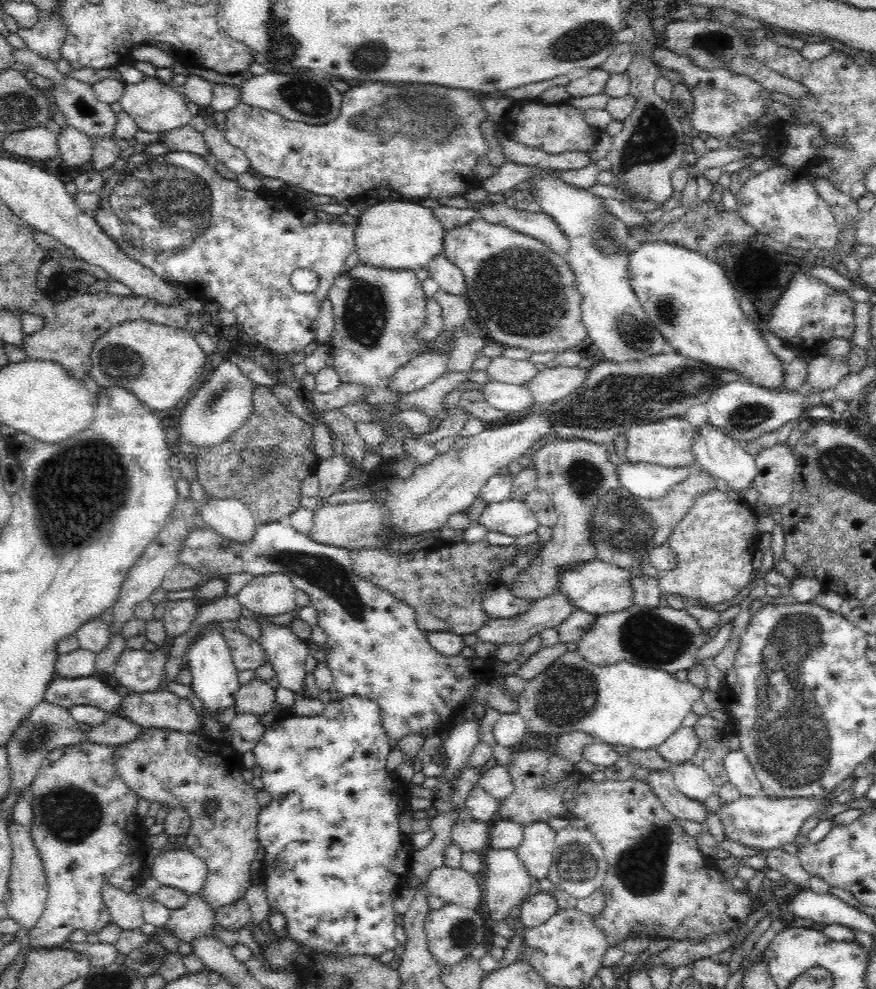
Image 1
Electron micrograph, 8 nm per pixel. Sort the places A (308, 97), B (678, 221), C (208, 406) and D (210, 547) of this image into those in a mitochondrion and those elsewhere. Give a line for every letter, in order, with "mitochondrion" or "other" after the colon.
A: mitochondrion
B: other
C: mitochondrion
D: mitochondrion

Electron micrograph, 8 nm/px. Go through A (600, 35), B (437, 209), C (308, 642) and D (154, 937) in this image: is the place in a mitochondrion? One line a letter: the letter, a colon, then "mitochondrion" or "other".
A: mitochondrion
B: other
C: other
D: other

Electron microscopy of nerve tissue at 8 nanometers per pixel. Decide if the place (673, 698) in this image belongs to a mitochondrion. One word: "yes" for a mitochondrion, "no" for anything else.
no

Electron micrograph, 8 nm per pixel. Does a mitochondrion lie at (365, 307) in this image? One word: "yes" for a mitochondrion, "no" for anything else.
yes

